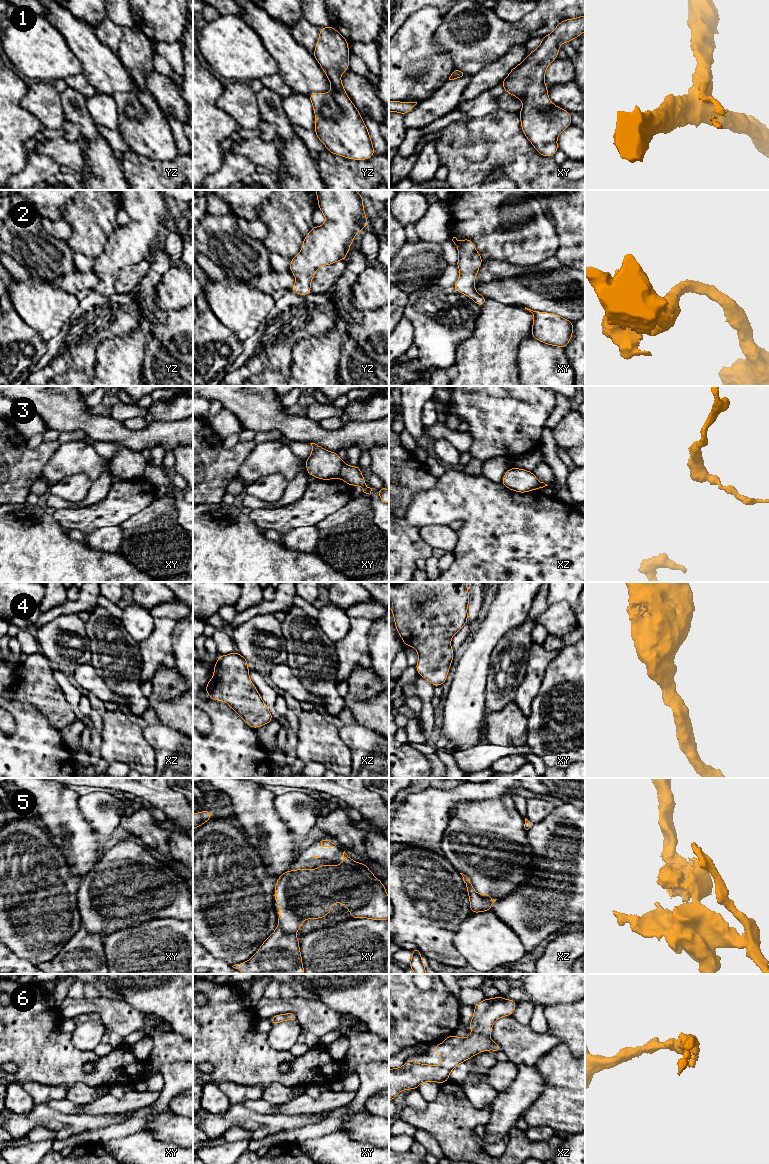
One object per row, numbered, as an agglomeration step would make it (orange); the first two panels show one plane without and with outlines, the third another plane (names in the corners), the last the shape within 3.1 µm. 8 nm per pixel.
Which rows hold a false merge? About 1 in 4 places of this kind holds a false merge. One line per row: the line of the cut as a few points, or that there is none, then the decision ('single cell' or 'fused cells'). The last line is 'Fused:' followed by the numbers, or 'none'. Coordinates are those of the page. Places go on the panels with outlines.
1: no cut | single cell
2: no cut | single cell
3: xy (344, 463), (338, 477) | fused cells
4: no cut | single cell
5: xy (278, 926), (285, 932), (294, 934) | fused cells
6: no cut | single cell
Fused: 3, 5

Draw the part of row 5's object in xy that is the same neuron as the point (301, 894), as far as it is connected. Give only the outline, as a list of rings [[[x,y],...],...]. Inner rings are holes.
[[[343,852],[342,865],[322,865],[318,869],[285,871],[275,884],[274,901],[279,904],[278,927],[285,933],[295,934],[304,919],[322,919],[331,913],[332,903],[342,903],[351,912],[351,919],[389,919],[389,897],[386,887],[364,863],[358,863]]]

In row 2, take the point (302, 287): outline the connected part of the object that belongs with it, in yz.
[[[316,190],[318,200],[318,208],[322,211],[326,218],[326,222],[322,226],[314,226],[303,240],[301,251],[290,259],[290,272],[292,272],[296,281],[290,290],[298,295],[311,294],[311,281],[314,278],[315,271],[323,266],[331,265],[339,260],[345,260],[347,253],[356,234],[362,231],[368,224],[368,219],[365,215],[363,196],[355,190]]]

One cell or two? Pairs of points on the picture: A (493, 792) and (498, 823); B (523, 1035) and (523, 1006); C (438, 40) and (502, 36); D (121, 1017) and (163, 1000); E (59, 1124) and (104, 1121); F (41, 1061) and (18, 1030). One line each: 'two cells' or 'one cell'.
A: two cells
B: two cells
C: one cell
D: two cells
E: one cell
F: one cell

